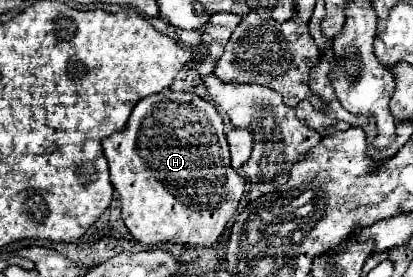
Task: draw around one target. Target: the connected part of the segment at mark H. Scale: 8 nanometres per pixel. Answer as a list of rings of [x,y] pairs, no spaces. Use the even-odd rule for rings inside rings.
[[[166,90],[166,92],[160,92],[160,94],[148,96],[146,100],[140,100],[136,104],[134,112],[130,114],[130,120],[128,120],[126,128],[122,132],[114,132],[112,136],[108,136],[106,142],[102,142],[102,148],[104,148],[104,154],[108,158],[108,166],[110,166],[110,182],[112,182],[114,190],[118,192],[118,198],[122,202],[122,220],[124,220],[128,232],[132,234],[132,238],[142,242],[142,244],[148,244],[148,246],[154,246],[154,244],[160,244],[160,242],[184,244],[188,248],[208,248],[208,246],[212,246],[220,238],[220,234],[224,232],[228,220],[236,214],[238,204],[242,200],[242,194],[246,190],[246,180],[230,166],[230,152],[228,152],[226,136],[224,136],[222,116],[216,112],[216,108],[208,100],[204,100],[196,94],[190,94],[190,92]]]

